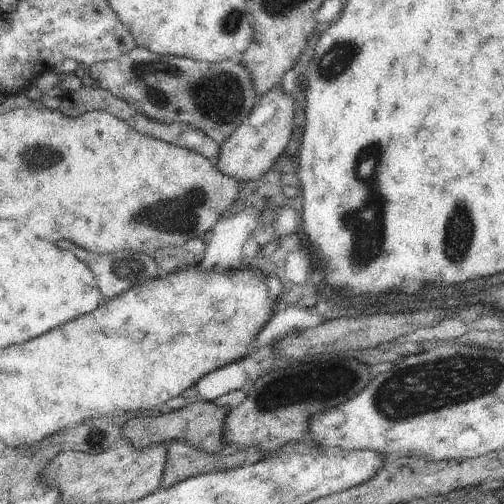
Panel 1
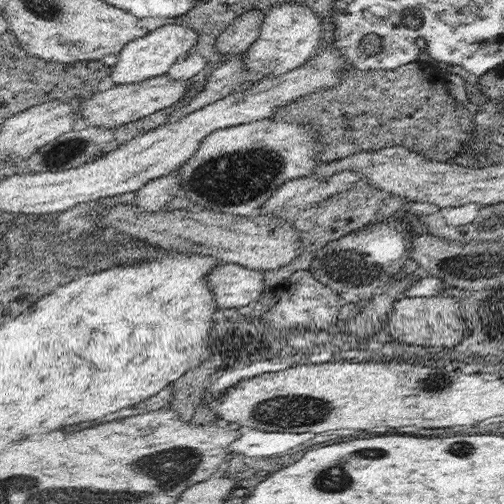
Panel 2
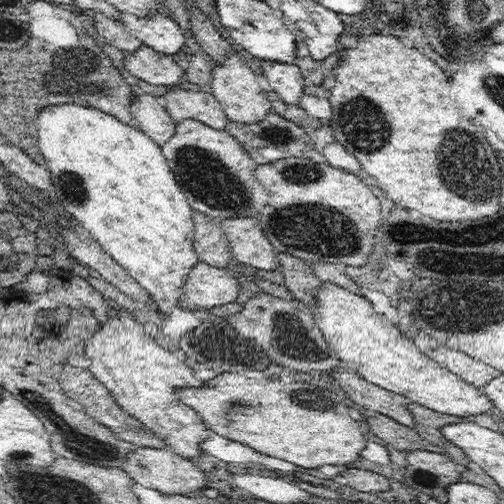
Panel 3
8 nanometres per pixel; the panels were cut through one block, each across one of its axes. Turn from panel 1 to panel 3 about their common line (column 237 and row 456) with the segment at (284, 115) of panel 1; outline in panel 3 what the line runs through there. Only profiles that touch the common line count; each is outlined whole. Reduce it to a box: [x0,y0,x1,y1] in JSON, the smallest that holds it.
[122,446,204,496]

